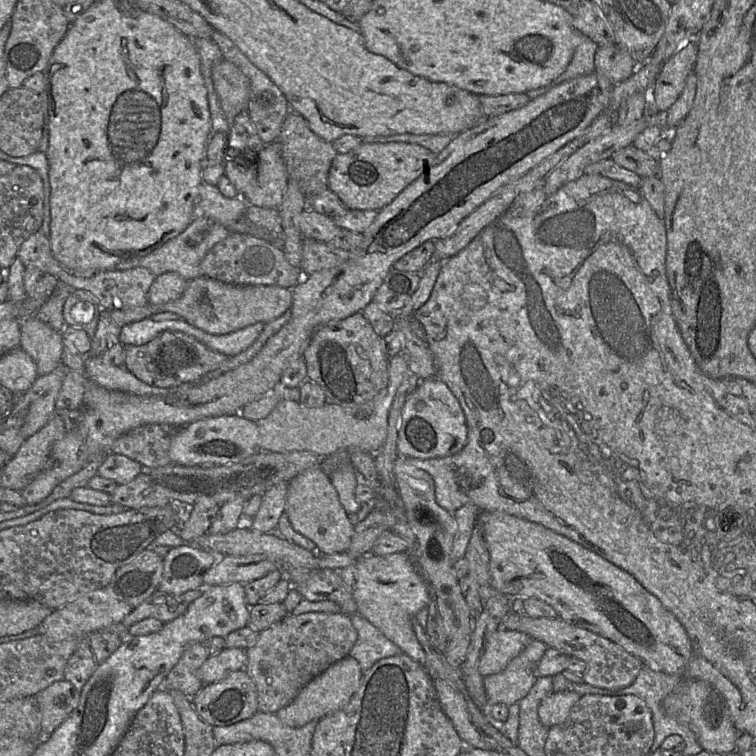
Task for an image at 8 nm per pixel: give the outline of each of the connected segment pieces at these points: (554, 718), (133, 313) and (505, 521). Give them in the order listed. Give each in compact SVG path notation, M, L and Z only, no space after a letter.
M574 691L552 692L539 704L538 717L547 728L563 722L581 696Z
M202 275L187 280L183 294L164 304L147 302L143 306L111 310L110 318L120 327L160 312L174 312L193 326L211 334L227 334L257 322L268 323L284 314L293 303L292 289L276 285L234 285Z
M480 511L477 522L483 529L489 552L493 587L509 597L536 597L553 607L562 620L602 635L638 657L651 670L683 675L691 658L689 636L661 602L630 573L581 544L544 526L500 511Z

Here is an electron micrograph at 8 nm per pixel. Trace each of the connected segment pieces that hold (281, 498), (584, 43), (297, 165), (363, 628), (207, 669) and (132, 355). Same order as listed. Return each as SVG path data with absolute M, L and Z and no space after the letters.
M282 481L268 488L262 495L261 506L252 519L243 518L243 524L263 533L275 532L281 514L285 511L289 482Z
M584 35L581 36L581 42L576 46L573 56L566 69L549 84L531 89L525 93L529 98L534 99L546 93L553 86L566 80L594 72L594 57L597 47L598 45L589 37Z
M289 112L284 122L282 123L280 135L276 141L280 144L281 153L285 162L289 179L297 182L300 190L307 199L307 207L309 207L309 201L329 188L328 186L328 174L333 162L333 159L338 154L333 144L326 142L318 137L308 126L306 120L295 112Z
M350 615L350 620L357 632L357 640L349 655L356 659L362 673L368 671L377 661L402 653L381 631L362 615Z
M224 648L219 654L207 658L198 670L198 677L204 685L219 682L231 673L244 669L246 662L244 649Z
M165 330L140 346L123 346L125 351L123 366L142 382L160 388L199 381L202 376L218 369L228 359L228 356L210 349L193 336L175 330Z

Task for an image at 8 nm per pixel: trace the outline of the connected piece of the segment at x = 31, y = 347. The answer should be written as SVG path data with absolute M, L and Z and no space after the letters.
M34 316L20 322L20 347L32 358L38 375L46 375L62 366L64 338Z

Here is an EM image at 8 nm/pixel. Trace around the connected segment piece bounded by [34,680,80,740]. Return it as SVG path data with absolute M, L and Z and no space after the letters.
M67 680L55 681L35 696L40 711L41 740L51 735L76 708L80 692Z

